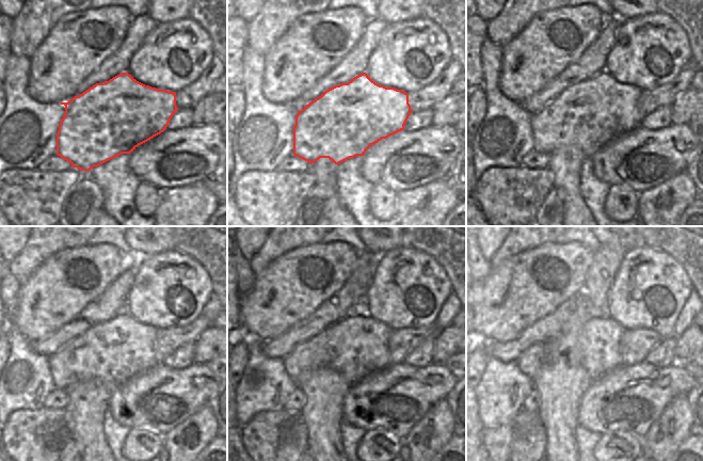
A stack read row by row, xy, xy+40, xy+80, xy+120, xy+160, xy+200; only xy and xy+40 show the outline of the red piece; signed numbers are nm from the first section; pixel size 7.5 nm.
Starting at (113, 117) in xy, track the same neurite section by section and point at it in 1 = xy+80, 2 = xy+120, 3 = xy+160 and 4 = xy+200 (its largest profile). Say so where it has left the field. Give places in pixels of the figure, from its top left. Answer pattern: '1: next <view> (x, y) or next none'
1: next xy+80 (589, 114)
2: next xy+120 (114, 351)
3: next xy+160 (356, 346)
4: next xy+200 (600, 338)

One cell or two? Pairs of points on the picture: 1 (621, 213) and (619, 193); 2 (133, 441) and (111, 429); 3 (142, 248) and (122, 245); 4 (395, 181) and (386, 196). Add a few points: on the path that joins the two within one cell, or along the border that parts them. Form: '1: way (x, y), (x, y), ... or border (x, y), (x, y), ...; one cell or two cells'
1: way (621, 208), (619, 199); one cell
2: border (129, 429), (122, 449); two cells
3: border (124, 237), (133, 255); two cells
4: border (374, 185), (385, 185), (397, 192); two cells

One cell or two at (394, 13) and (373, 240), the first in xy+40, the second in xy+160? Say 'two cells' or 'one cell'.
one cell

